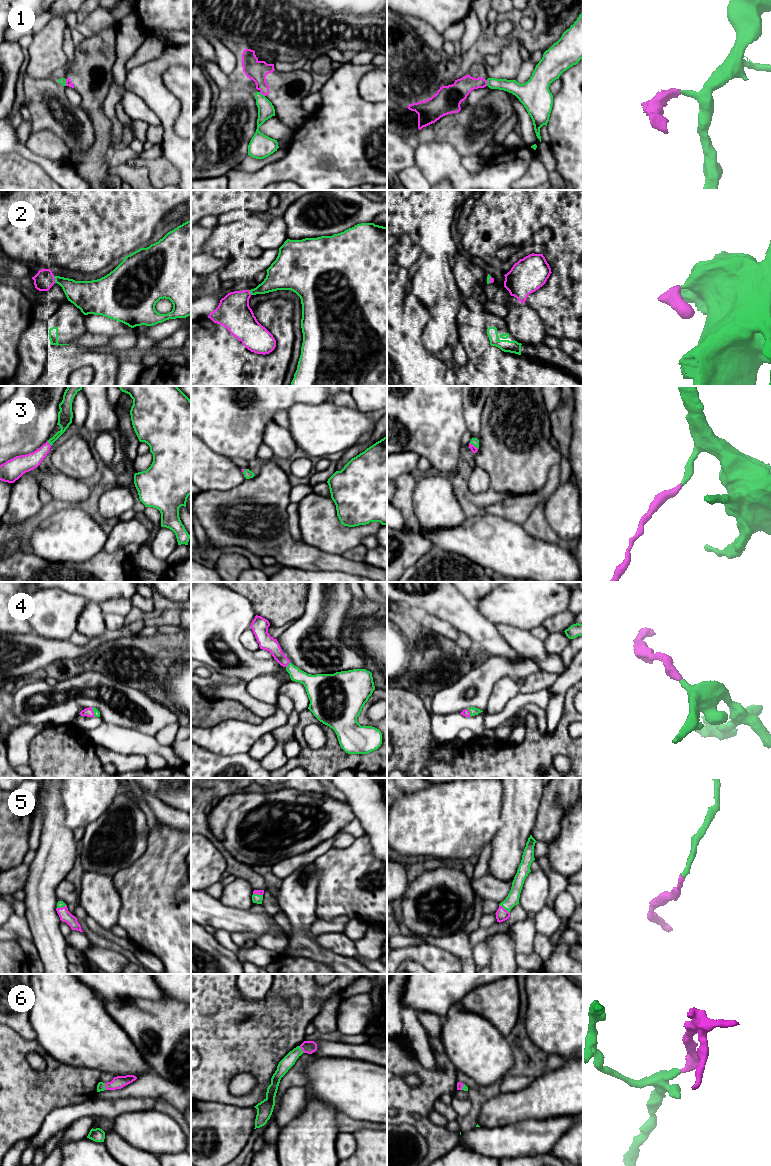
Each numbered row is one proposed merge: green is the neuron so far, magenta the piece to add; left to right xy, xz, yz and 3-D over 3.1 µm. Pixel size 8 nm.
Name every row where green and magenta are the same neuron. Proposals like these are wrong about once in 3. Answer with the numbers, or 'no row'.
2, 3, 4, 5, 6

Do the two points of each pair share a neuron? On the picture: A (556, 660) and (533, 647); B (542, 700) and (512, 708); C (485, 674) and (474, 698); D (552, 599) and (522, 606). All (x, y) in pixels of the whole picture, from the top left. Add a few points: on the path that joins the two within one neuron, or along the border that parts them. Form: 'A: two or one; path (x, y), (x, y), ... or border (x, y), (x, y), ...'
A: one; path (550, 660), (546, 660), (539, 653)
B: one; path (535, 699), (522, 699), (519, 701)
C: one; path (480, 680), (474, 688), (474, 692)
D: one; path (545, 599), (529, 599)

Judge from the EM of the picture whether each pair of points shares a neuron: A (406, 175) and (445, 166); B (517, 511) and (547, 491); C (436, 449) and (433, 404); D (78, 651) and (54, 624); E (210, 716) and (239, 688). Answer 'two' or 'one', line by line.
A: two
B: one
C: one
D: two
E: two

